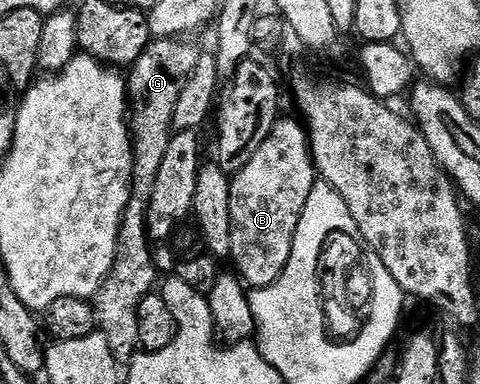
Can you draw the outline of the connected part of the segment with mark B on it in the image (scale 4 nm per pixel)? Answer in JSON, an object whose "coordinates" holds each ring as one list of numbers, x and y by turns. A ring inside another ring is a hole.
{"coordinates":[[280,116,261,148,253,152,253,160,231,178,229,216,233,240,230,261,235,262,239,278,251,288,272,286,281,272,285,272,301,212,305,212,309,192,313,192,317,181,307,131,304,123,295,118]]}

